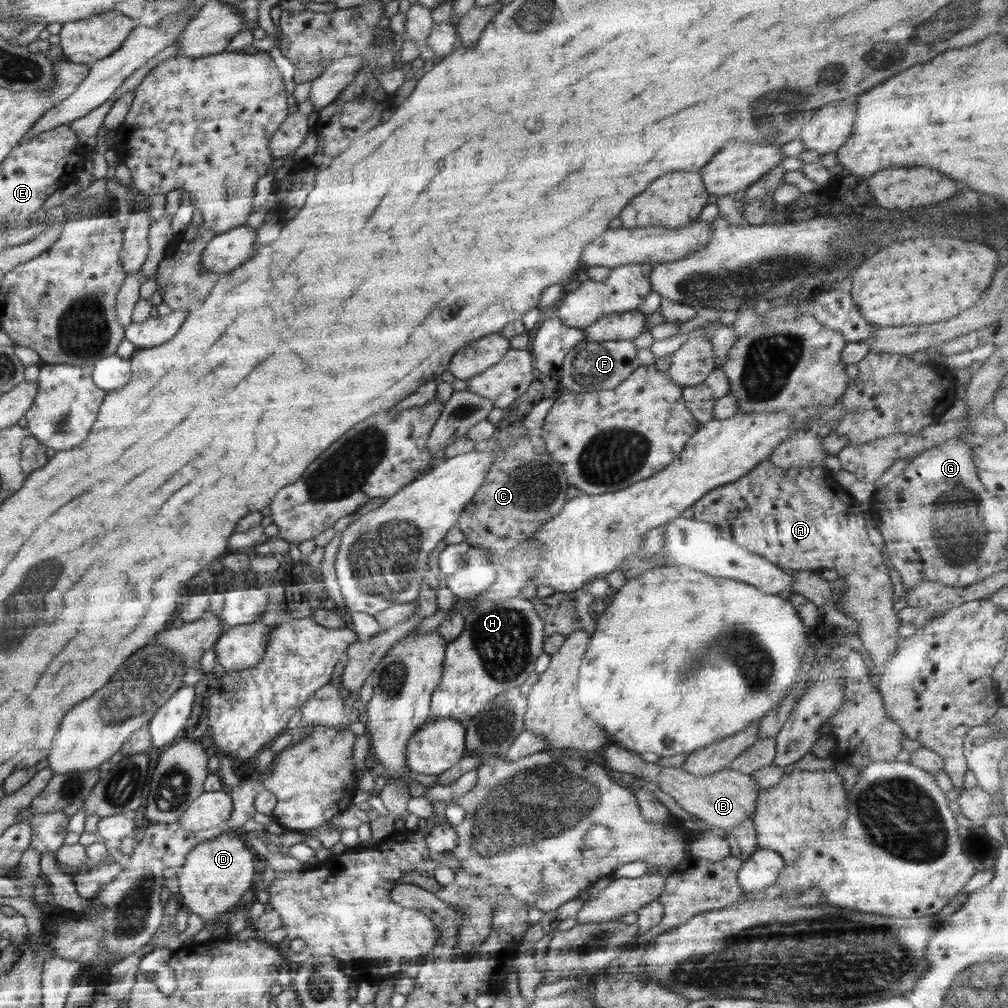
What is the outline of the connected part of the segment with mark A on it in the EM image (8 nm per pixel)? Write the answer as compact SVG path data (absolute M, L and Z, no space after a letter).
M767 459L739 480L709 490L691 507L694 519L717 526L720 532L730 536L738 546L759 554L781 569L815 572L836 570L839 576L846 579L838 610L858 623L859 638L864 645L865 654L870 658L874 672L880 673L899 643L898 606L892 602L894 593L897 592L892 588L882 554L868 540L866 520L862 518L859 503L848 496L848 491L837 483L825 467L780 468Z

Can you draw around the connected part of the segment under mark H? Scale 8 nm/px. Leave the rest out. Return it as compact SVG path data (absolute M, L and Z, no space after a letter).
M516 596L500 602L486 601L475 609L465 617L462 634L451 643L447 643L442 676L431 696L430 714L434 719L462 720L476 716L499 694L519 688L534 672L536 659L543 653L545 624L538 618L530 599Z

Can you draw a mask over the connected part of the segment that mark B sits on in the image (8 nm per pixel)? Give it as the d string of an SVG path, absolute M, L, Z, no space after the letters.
M617 743L604 747L604 758L613 772L628 772L646 783L654 782L658 788L672 796L680 808L718 831L732 830L756 814L756 799L762 788L750 775L737 770L728 768L711 775L698 776L686 772L682 767L661 767L658 763L646 762L637 753L628 751Z

